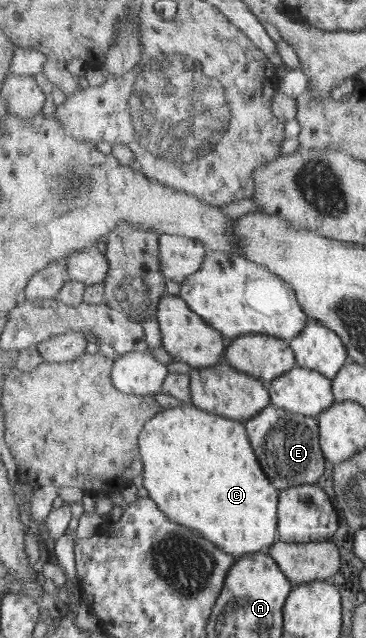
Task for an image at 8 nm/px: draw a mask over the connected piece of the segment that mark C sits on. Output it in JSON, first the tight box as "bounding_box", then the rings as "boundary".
{"bounding_box":[139,403,279,558],"boundary":[[[192,403],[162,410],[139,435],[139,452],[144,462],[143,486],[173,522],[199,530],[221,550],[236,558],[269,550],[279,540],[279,490],[255,460],[245,422],[211,414]]]}

